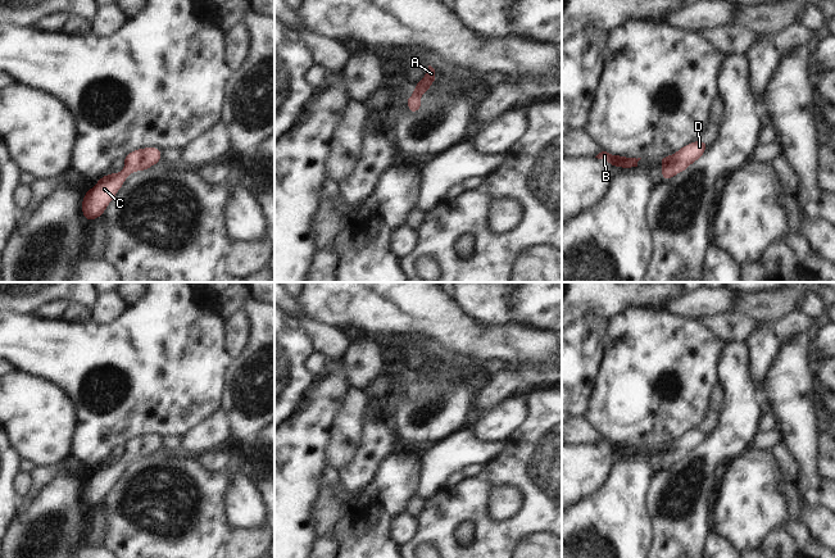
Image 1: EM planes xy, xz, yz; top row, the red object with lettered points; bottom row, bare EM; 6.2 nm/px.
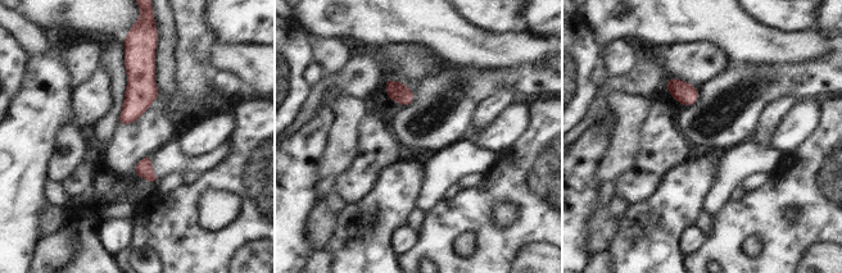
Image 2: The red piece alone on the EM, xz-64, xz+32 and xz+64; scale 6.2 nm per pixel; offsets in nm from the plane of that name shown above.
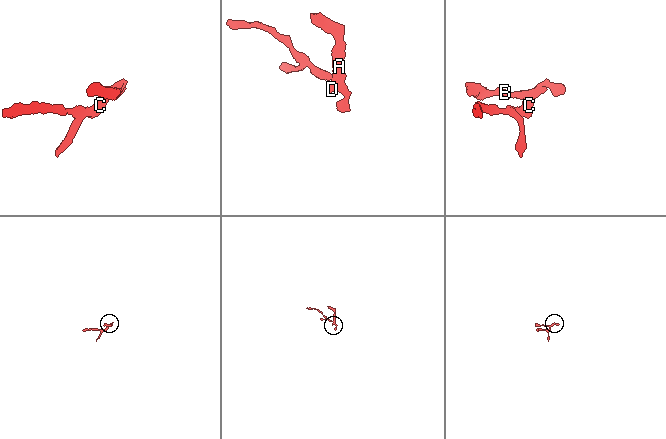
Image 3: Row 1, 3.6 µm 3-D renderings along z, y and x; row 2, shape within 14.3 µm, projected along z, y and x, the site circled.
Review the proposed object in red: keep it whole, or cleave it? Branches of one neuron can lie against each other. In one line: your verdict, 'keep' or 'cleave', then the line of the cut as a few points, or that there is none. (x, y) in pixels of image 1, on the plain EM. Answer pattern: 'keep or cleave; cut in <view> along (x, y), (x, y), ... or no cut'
keep; no cut

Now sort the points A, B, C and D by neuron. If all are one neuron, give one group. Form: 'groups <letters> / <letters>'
groups A B C D

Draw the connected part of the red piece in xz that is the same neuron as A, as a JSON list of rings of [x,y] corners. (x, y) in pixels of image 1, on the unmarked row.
[[[428,353],[426,363],[414,373],[414,381],[410,385],[407,385],[407,393],[409,394],[409,400],[413,402],[418,399],[422,394],[419,387],[421,382],[430,377],[430,372],[437,366],[435,357]]]

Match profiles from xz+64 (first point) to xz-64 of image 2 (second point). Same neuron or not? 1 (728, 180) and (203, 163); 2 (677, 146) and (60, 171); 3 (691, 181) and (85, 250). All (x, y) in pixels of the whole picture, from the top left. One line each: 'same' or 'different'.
1: same
2: different
3: same

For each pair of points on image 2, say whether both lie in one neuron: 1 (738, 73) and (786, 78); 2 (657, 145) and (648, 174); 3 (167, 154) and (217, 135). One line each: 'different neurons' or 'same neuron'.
1: same neuron
2: same neuron
3: different neurons

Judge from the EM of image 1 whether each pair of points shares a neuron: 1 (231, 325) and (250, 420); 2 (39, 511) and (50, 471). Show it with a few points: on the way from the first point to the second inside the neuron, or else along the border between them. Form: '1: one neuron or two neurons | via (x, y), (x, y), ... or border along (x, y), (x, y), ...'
1: two neurons | border along (249, 326), (246, 344), (232, 358)
2: two neurons | border along (66, 475), (51, 479), (27, 506)

